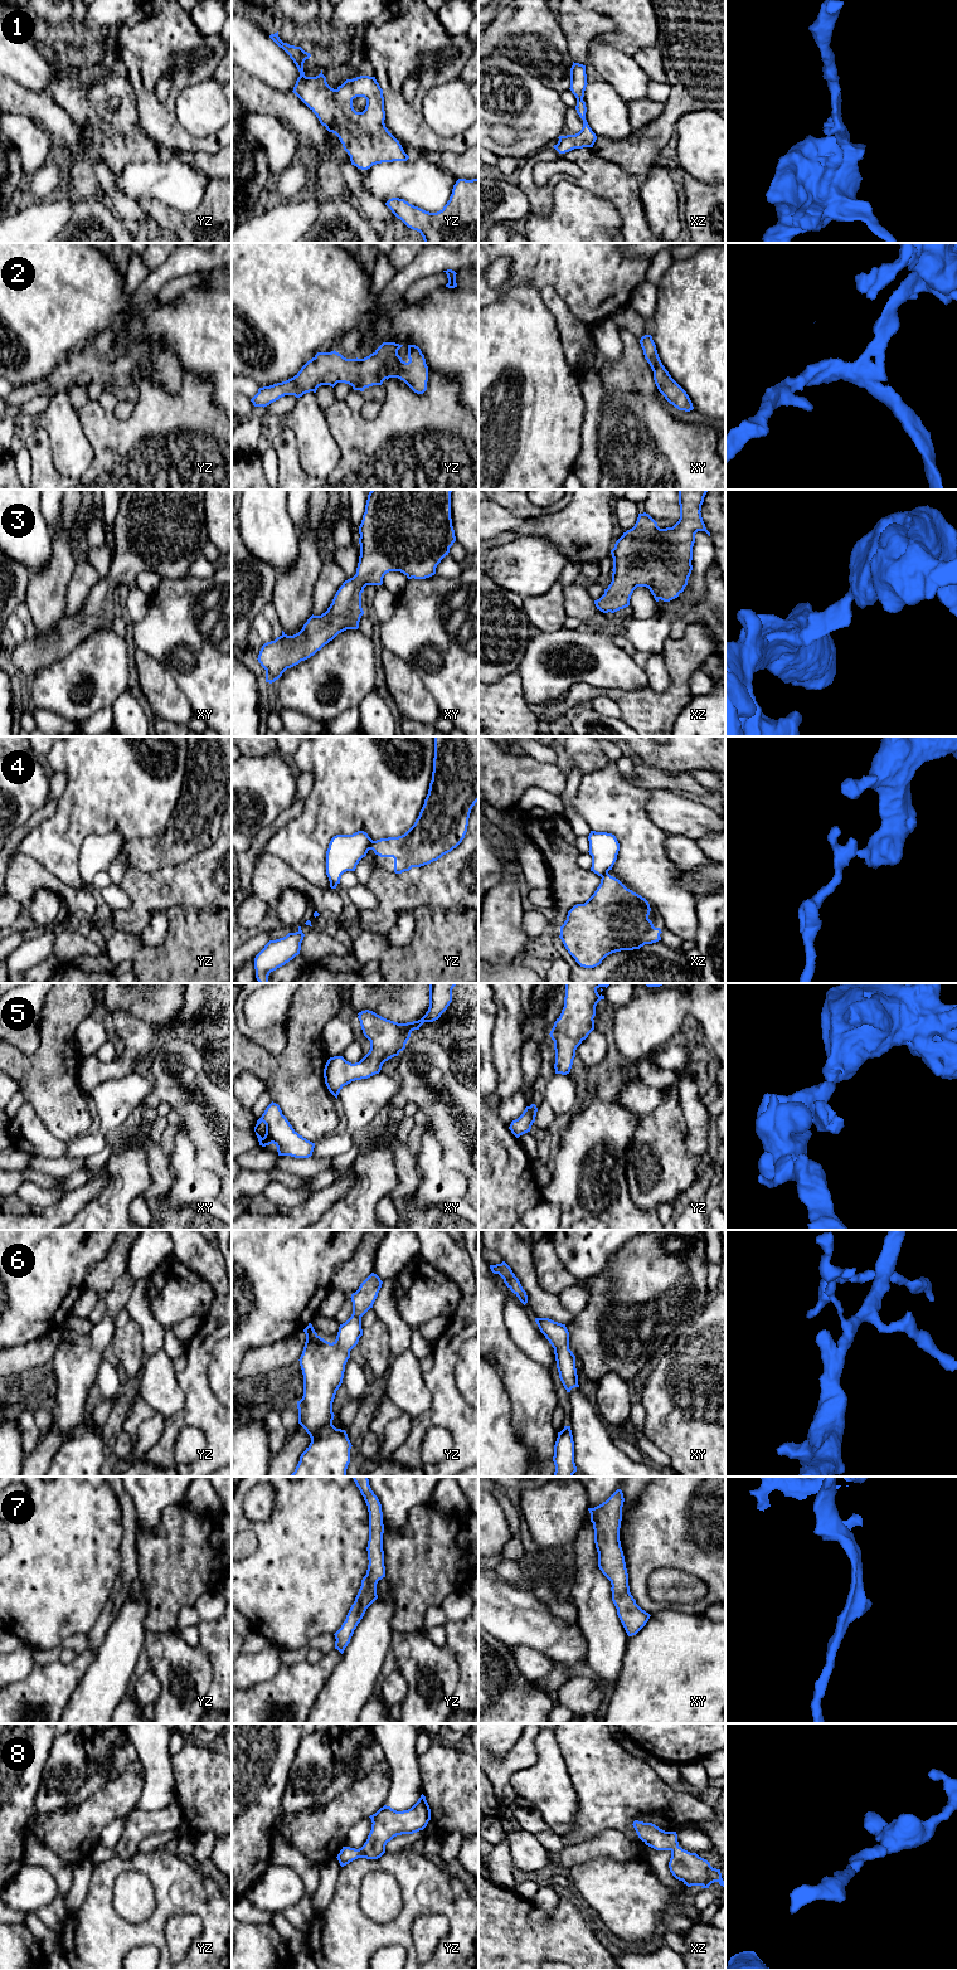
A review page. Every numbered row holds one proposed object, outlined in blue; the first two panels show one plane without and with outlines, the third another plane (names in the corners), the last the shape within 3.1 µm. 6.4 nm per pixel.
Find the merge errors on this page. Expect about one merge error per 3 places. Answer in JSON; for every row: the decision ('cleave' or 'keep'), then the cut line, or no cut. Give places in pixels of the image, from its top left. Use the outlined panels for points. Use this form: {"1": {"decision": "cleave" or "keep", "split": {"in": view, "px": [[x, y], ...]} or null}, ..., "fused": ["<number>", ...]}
{"1": {"decision": "keep", "split": null}, "2": {"decision": "keep", "split": null}, "3": {"decision": "keep", "split": null}, "4": {"decision": "cleave", "split": {"in": "yz", "px": [[374, 841], [369, 849]]}}, "5": {"decision": "keep", "split": null}, "6": {"decision": "keep", "split": null}, "7": {"decision": "keep", "split": null}, "8": {"decision": "keep", "split": null}, "fused": ["4"]}

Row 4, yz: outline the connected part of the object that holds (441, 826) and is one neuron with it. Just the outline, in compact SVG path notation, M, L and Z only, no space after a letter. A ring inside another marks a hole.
M434 736L432 780L418 818L404 835L377 840L370 850L393 857L395 874L437 861L462 842L477 801L478 736Z

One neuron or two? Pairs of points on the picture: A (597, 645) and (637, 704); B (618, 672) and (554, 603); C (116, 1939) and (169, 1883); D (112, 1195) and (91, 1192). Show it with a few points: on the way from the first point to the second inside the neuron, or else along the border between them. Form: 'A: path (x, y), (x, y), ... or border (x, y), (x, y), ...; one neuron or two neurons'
A: border (647, 685), (631, 691), (600, 689); two neurons
B: border (563, 626), (553, 631), (540, 632); two neurons
C: path (135, 1935), (142, 1934), (160, 1916), (169, 1902); one neuron
D: border (106, 1172), (106, 1185), (77, 1215); two neurons

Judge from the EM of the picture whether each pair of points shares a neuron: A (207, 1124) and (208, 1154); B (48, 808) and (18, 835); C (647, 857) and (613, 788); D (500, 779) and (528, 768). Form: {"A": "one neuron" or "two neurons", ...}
{"A": "one neuron", "B": "one neuron", "C": "one neuron", "D": "one neuron"}

